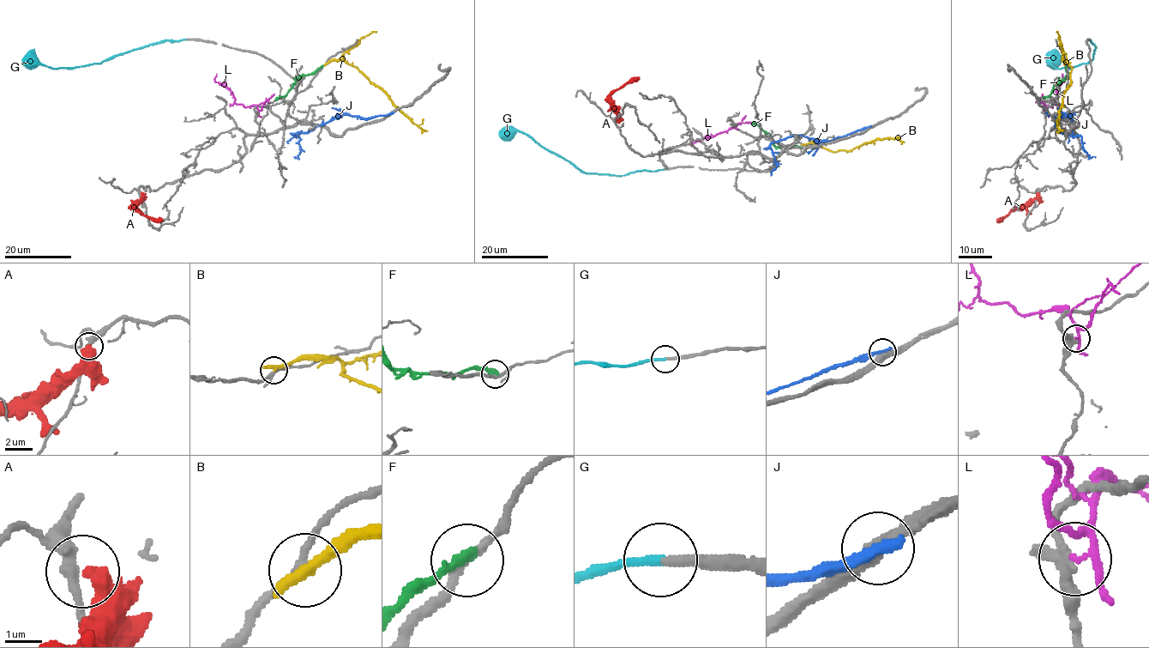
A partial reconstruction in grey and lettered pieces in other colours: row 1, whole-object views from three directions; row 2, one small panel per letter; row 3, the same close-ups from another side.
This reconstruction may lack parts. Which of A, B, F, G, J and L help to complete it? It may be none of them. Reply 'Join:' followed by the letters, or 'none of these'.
Join: G

